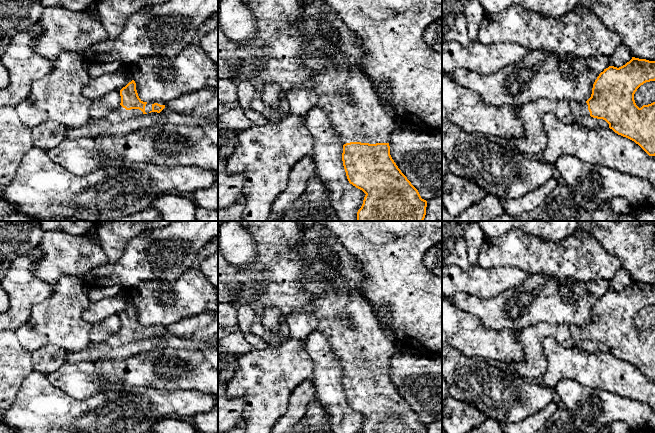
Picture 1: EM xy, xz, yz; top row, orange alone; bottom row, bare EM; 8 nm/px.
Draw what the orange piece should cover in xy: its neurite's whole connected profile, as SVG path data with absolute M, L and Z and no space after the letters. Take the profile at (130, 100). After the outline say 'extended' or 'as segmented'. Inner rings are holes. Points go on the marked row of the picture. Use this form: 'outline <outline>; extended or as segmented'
outline M134 80L129 82L120 90L121 103L120 105L109 112L105 117L101 118L103 121L115 123L117 120L117 113L125 111L126 113L139 110L143 114L157 112L160 113L165 108L165 103L162 102L143 102L137 93L136 83Z; extended

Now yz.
outline M632 57L629 62L619 68L609 66L595 80L591 97L587 101L542 98L518 107L518 116L523 123L524 135L504 139L502 144L529 156L542 154L547 144L547 135L542 125L543 114L552 113L566 124L576 123L582 116L589 114L593 118L605 120L615 133L634 141L649 156L655 156L655 102L639 108L634 100L637 89L650 81L655 81L655 61Z; extended

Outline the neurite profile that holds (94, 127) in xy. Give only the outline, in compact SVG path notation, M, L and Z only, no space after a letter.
M218 87L187 93L165 104L160 112L151 112L111 123L90 118L80 127L68 128L65 138L78 140L100 135L124 135L132 131L162 124L195 127L218 122Z

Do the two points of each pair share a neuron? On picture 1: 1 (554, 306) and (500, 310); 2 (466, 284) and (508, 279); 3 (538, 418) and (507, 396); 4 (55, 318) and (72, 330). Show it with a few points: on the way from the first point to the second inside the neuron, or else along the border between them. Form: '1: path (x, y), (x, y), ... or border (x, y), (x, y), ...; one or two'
1: path (540, 306), (534, 306), (522, 318), (512, 322); one
2: path (476, 282), (492, 282), (498, 279); one
3: border (552, 400), (538, 411), (523, 419), (511, 422); two
4: path (59, 321), (68, 329); one

